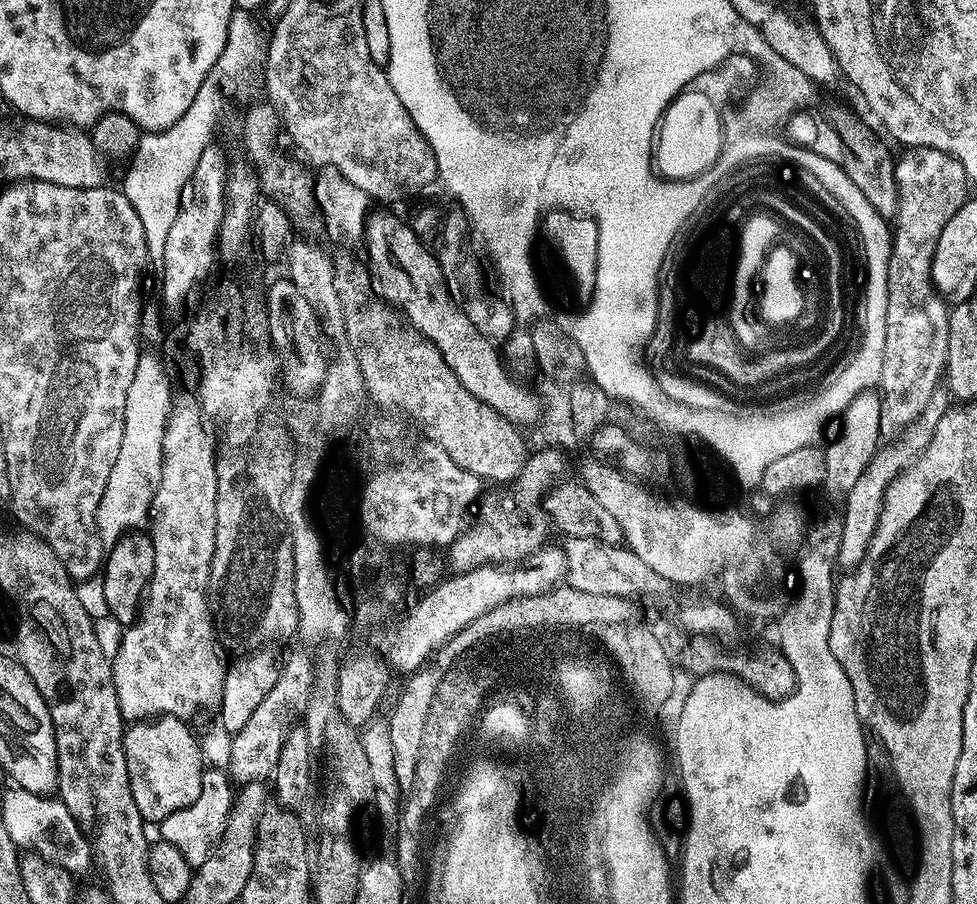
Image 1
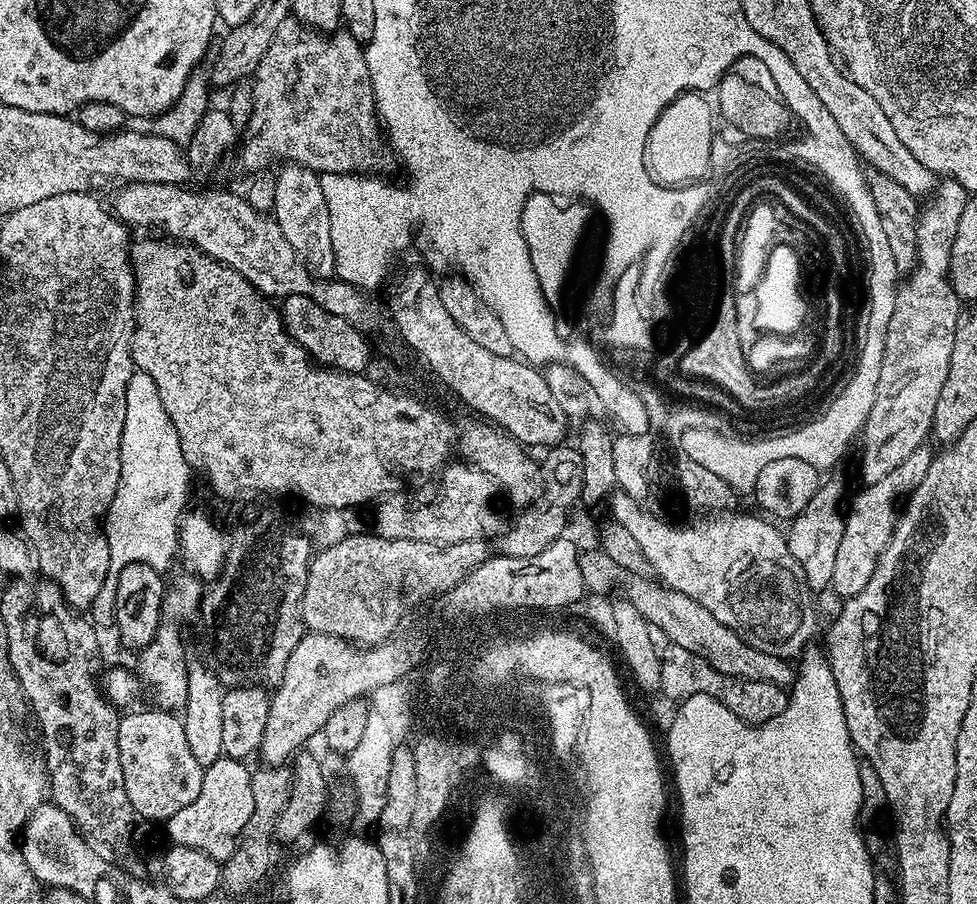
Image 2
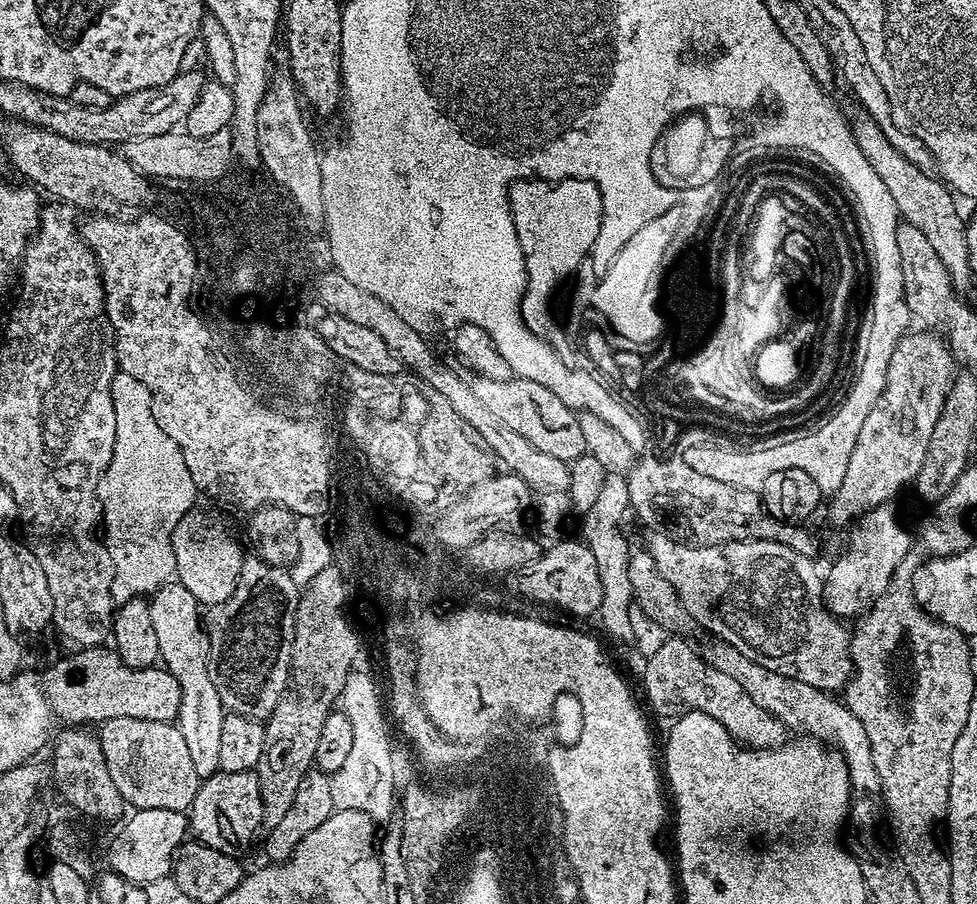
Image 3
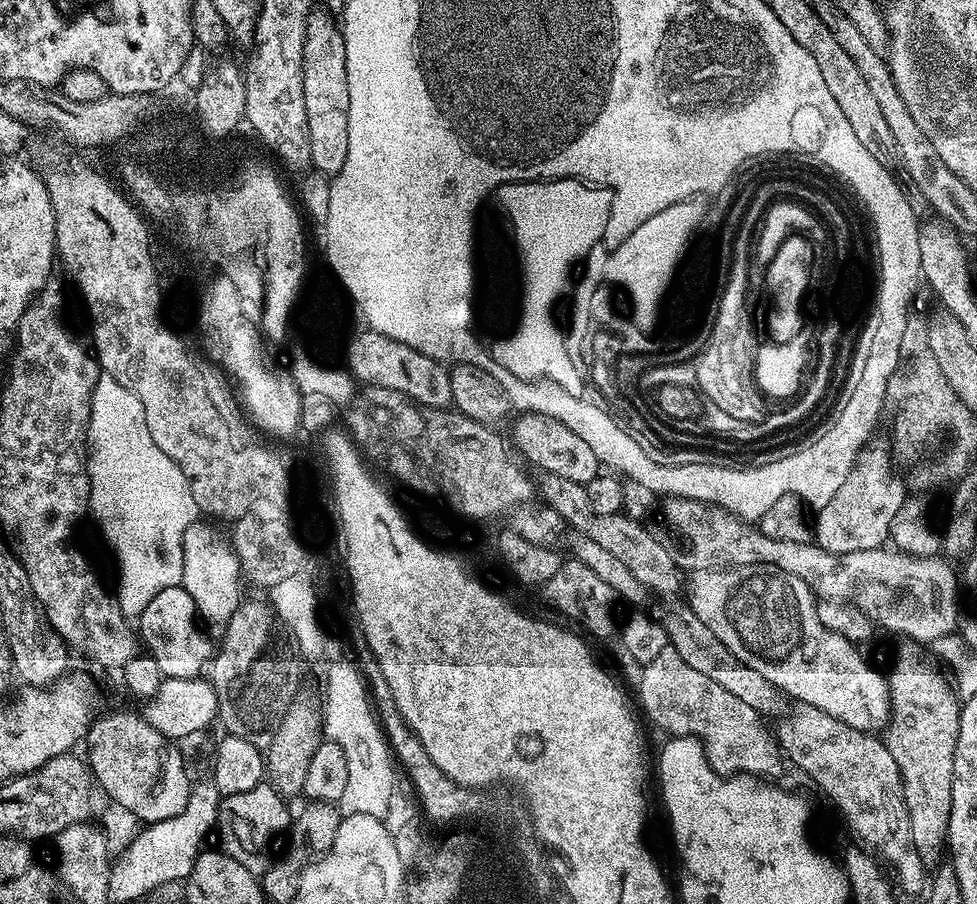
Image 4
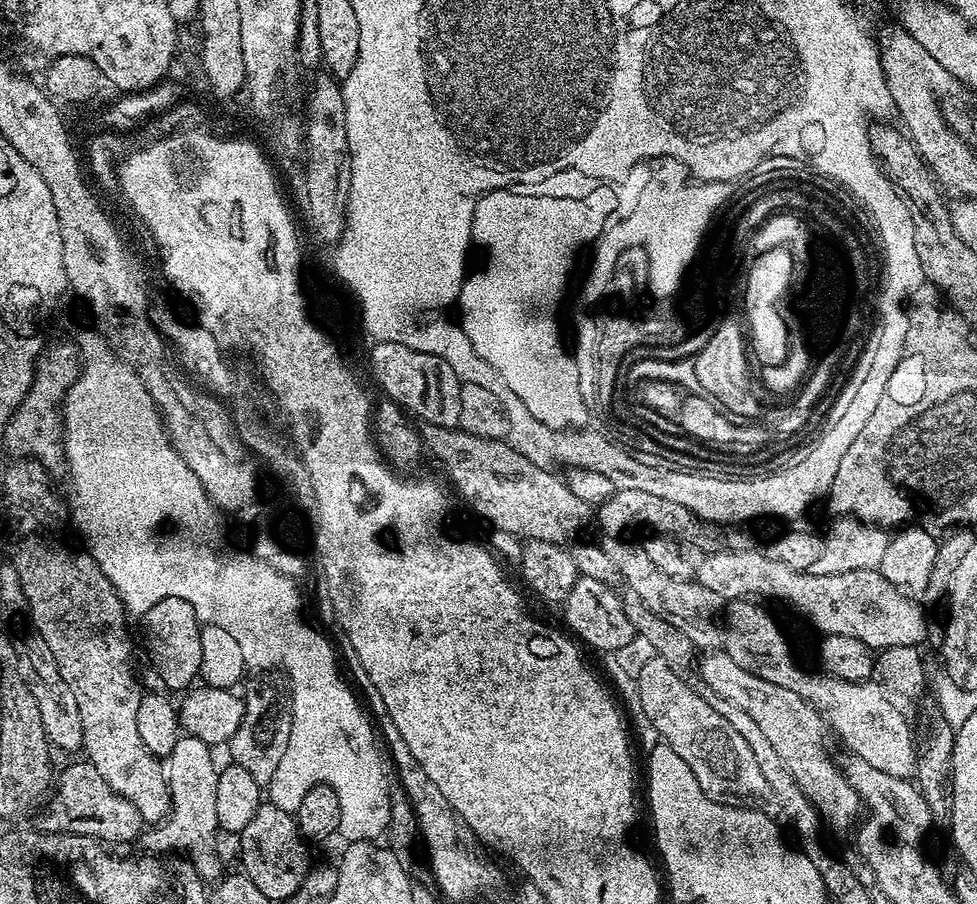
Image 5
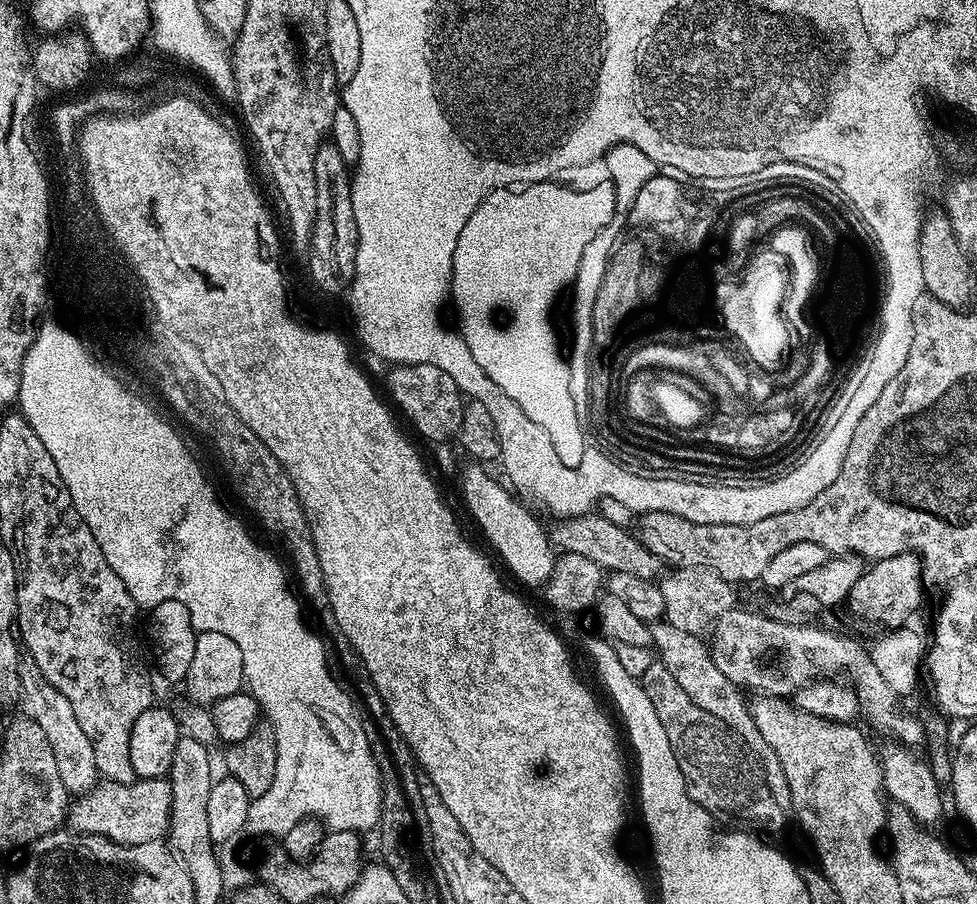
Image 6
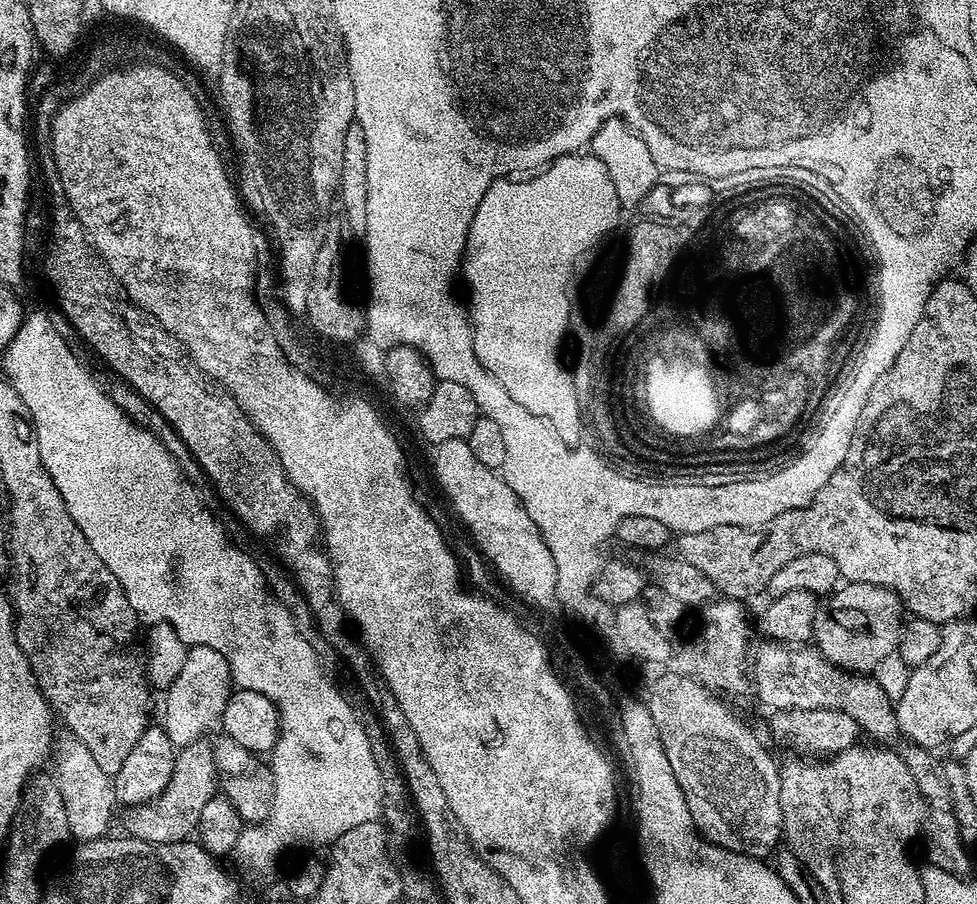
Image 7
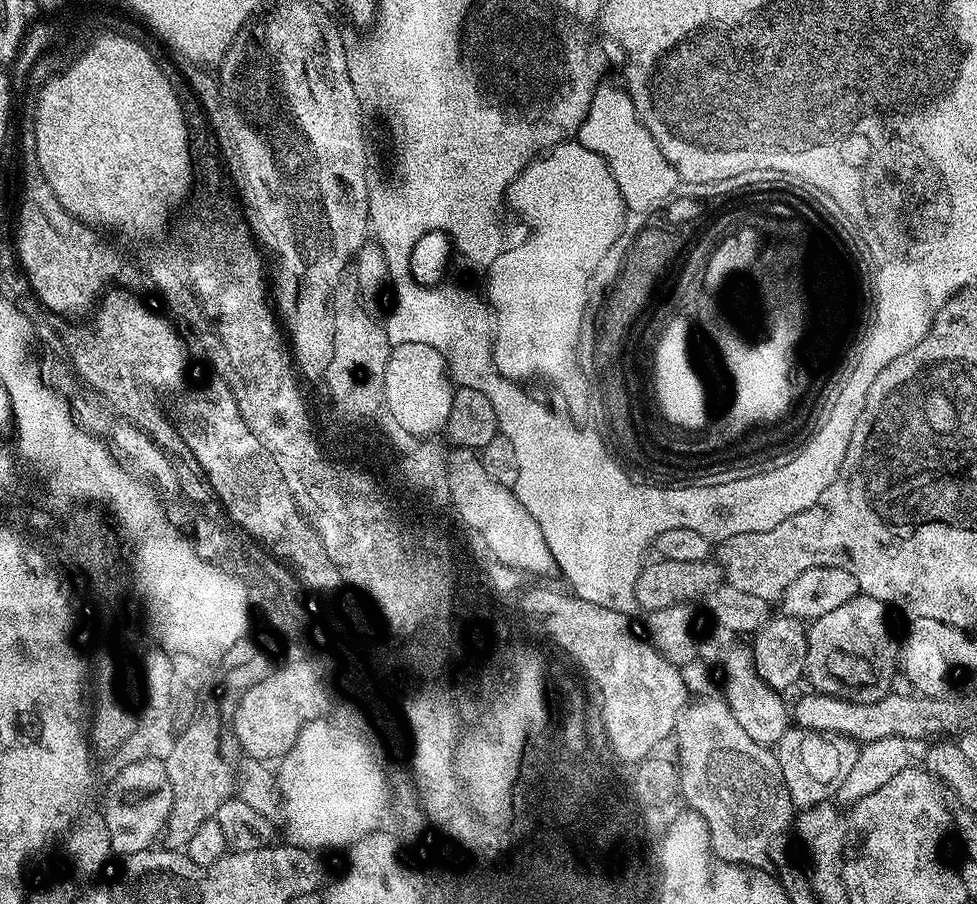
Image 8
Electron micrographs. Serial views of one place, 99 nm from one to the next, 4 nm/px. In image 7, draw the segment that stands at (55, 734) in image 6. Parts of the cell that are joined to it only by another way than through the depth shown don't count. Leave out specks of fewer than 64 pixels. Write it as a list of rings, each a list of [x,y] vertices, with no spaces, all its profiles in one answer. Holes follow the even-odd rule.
[[[61,731],[54,740],[54,747],[50,753],[51,763],[56,763],[54,775],[58,782],[58,790],[62,790],[62,802],[66,806],[66,818],[70,822],[72,836],[77,841],[81,840],[99,840],[109,835],[108,827],[112,824],[112,807],[117,807],[118,801],[114,791],[113,777],[106,775],[100,767],[98,761],[90,755],[90,750],[71,732]]]

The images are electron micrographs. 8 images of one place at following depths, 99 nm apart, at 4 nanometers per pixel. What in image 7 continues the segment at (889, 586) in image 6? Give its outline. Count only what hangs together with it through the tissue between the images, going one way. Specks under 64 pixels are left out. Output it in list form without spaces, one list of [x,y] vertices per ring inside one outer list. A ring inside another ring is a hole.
[[[848,582],[837,587],[836,591],[827,597],[827,600],[828,605],[825,608],[823,605],[814,618],[811,639],[815,647],[824,653],[824,657],[831,664],[838,664],[849,670],[876,670],[887,656],[893,655],[899,649],[902,625],[906,620],[906,609],[897,592],[877,584]]]

